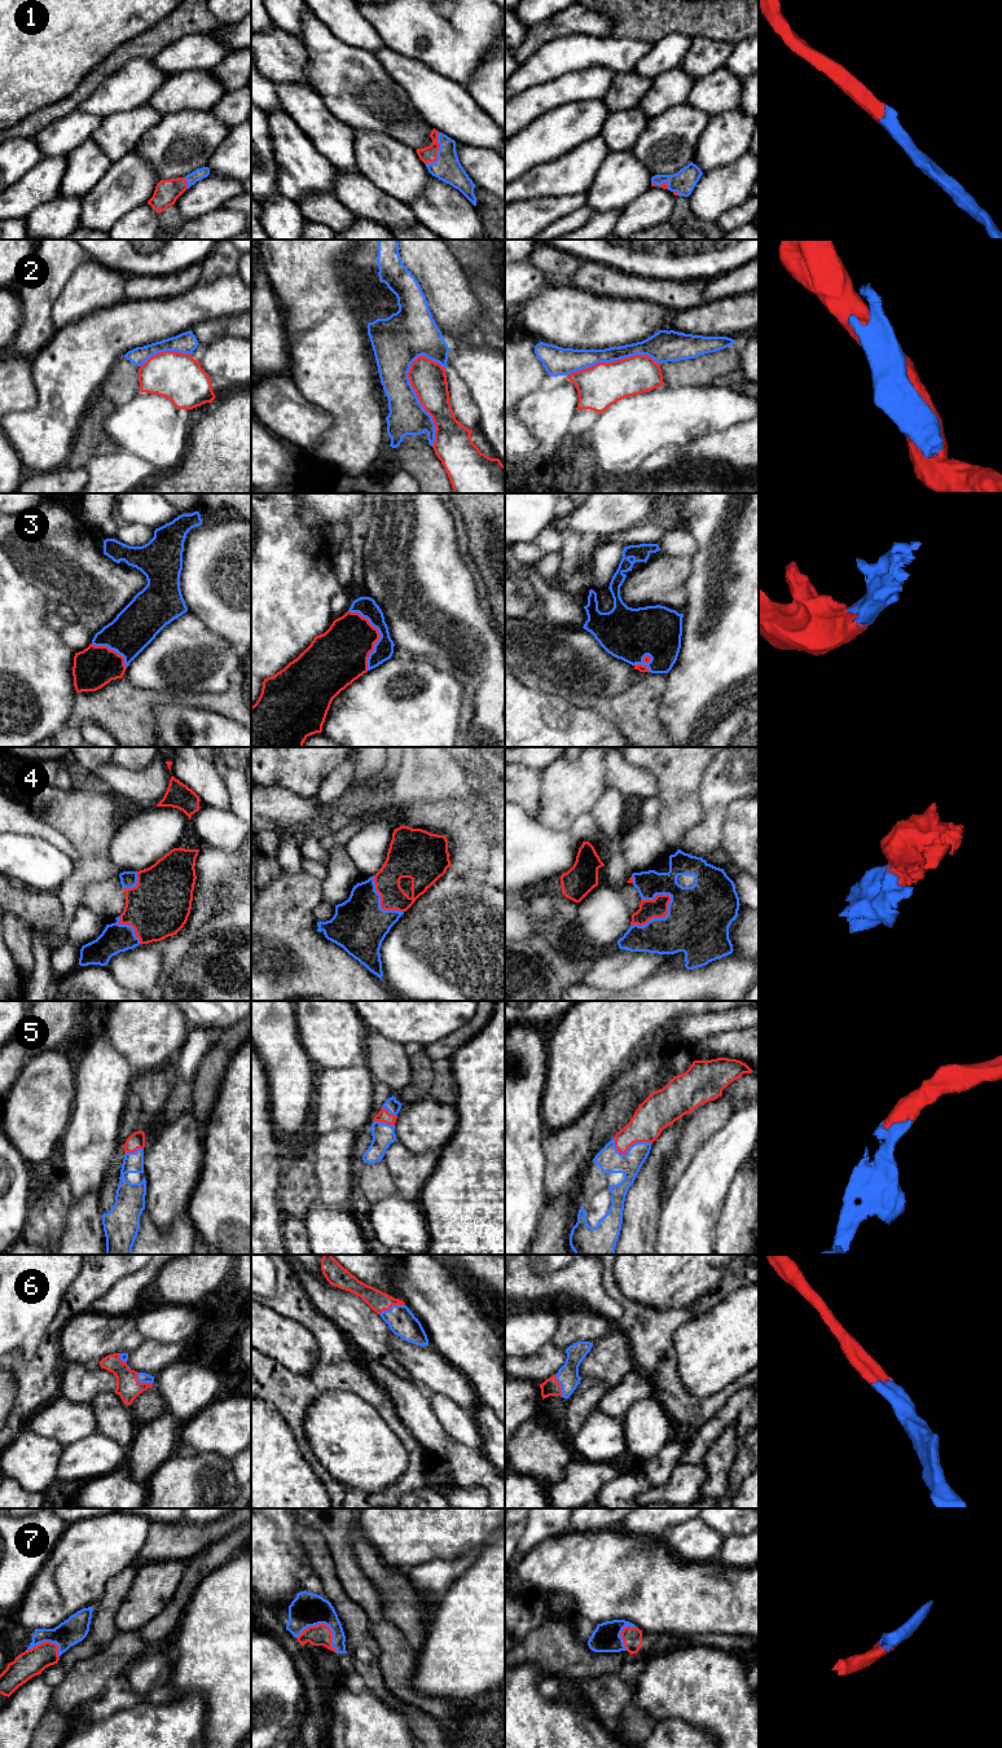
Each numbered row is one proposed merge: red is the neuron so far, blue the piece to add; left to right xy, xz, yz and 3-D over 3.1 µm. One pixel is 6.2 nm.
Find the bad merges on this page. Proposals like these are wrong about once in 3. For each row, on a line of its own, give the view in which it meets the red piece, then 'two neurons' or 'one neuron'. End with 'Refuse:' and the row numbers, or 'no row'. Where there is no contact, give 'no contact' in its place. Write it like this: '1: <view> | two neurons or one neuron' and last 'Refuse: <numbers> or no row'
1: xz | one neuron
2: xz | two neurons
3: xz | one neuron
4: yz | one neuron
5: yz | one neuron
6: xz | one neuron
7: xz | one neuron
Refuse: 2

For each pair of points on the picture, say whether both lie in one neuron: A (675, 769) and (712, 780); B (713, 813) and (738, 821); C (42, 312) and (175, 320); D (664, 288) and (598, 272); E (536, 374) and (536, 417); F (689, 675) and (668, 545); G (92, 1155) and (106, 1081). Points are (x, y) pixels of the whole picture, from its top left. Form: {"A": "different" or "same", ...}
{"A": "different", "B": "different", "C": "different", "D": "same", "E": "different", "F": "different", "G": "same"}

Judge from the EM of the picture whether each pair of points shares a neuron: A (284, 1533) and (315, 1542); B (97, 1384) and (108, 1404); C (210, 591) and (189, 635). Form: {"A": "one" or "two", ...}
{"A": "two", "B": "two", "C": "two"}

